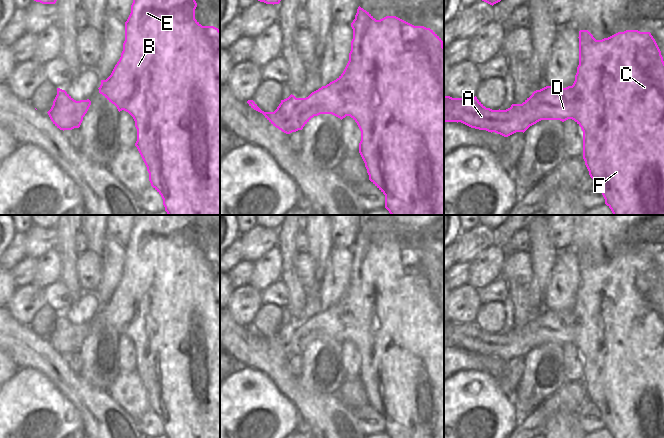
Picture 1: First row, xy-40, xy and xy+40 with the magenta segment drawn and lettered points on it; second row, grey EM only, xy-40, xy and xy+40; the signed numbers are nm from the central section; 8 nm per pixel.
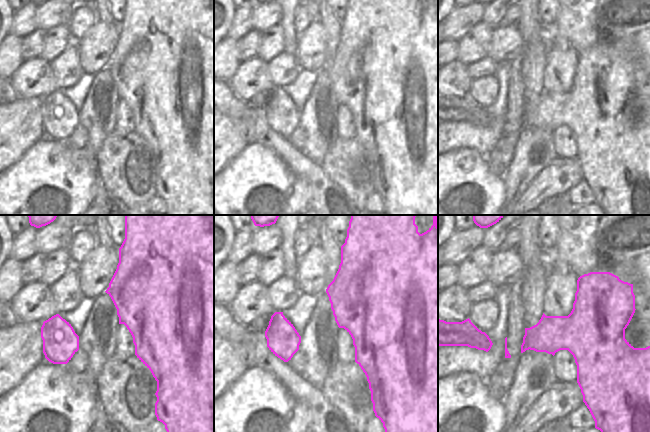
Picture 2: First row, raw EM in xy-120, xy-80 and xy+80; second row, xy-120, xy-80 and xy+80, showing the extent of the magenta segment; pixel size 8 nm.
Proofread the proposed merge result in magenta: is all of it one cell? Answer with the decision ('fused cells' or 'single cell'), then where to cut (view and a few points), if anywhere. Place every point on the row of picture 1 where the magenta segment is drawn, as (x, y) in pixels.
fused cells; cut in xy+40 along (531, 95), (546, 103), (545, 114), (538, 121)

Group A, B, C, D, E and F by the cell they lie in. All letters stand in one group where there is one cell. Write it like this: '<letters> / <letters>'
A / B C D E F

